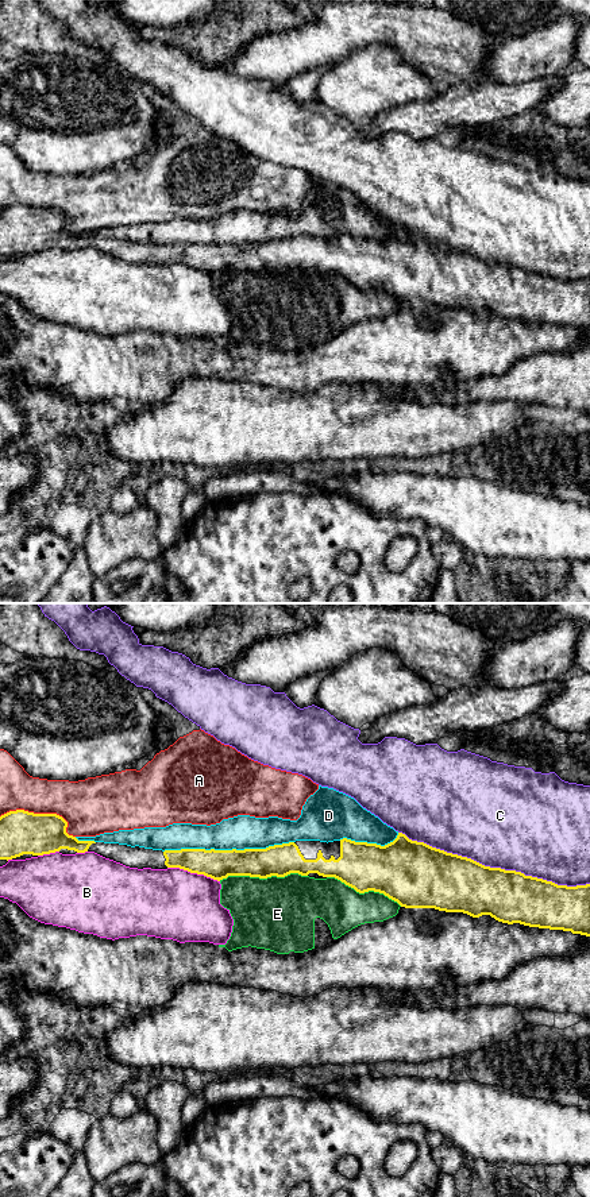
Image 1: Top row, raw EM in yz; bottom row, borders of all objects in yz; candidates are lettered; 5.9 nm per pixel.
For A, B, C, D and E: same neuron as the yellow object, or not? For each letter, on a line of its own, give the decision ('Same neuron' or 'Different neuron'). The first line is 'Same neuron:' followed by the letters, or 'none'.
Same neuron: none
A: Different neuron
B: Different neuron
C: Different neuron
D: Different neuron
E: Different neuron

